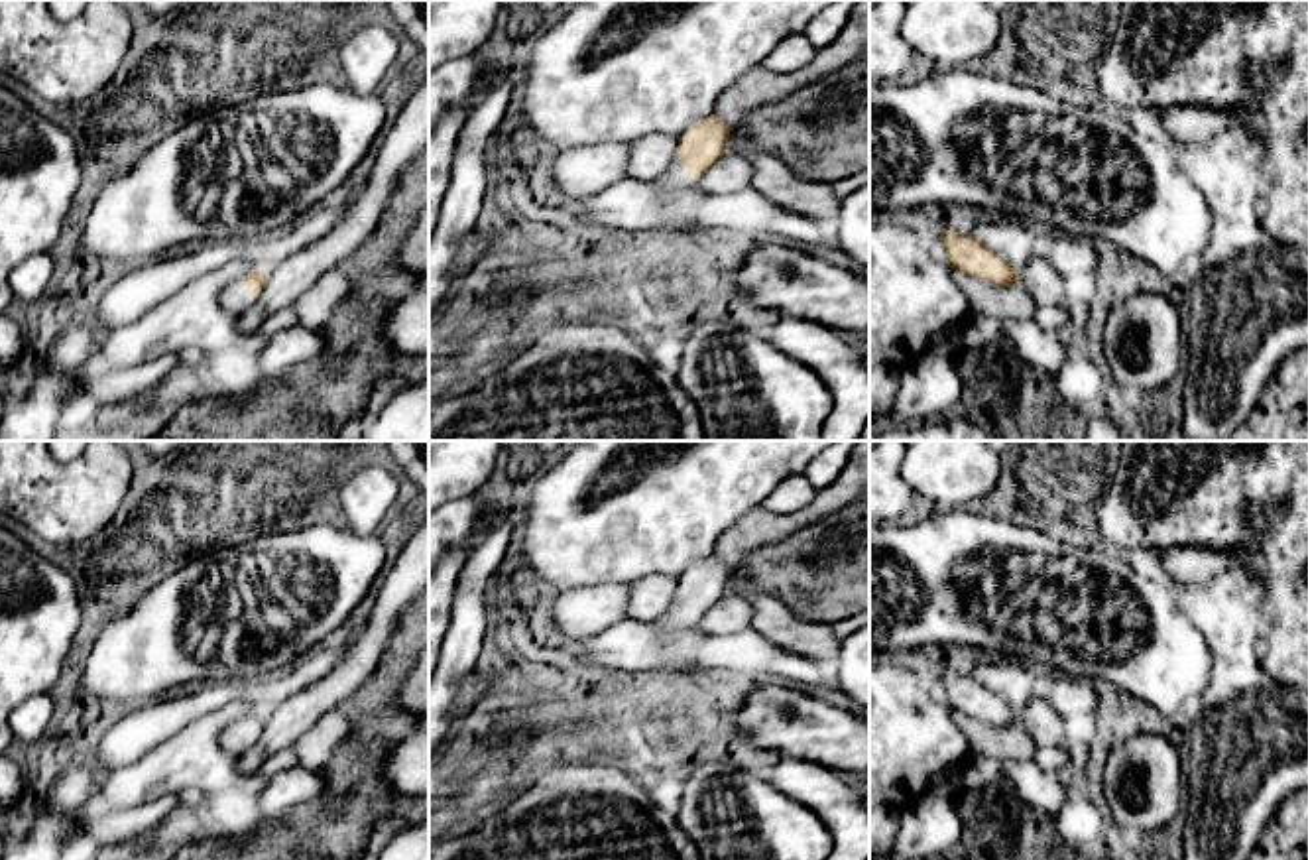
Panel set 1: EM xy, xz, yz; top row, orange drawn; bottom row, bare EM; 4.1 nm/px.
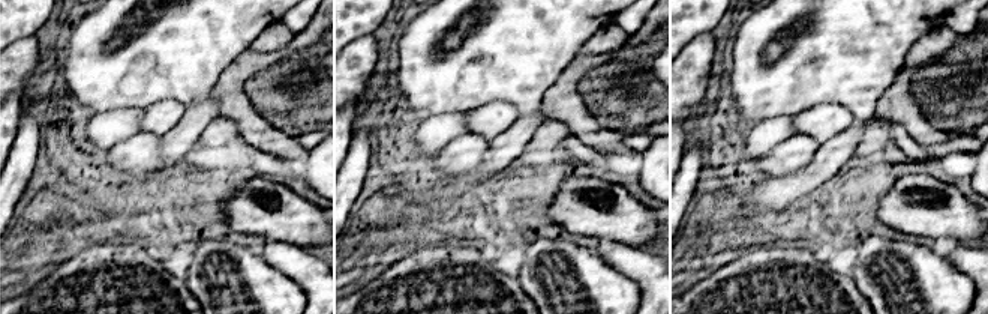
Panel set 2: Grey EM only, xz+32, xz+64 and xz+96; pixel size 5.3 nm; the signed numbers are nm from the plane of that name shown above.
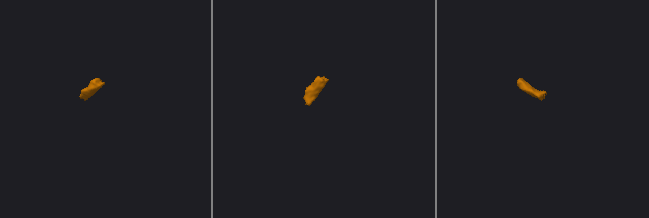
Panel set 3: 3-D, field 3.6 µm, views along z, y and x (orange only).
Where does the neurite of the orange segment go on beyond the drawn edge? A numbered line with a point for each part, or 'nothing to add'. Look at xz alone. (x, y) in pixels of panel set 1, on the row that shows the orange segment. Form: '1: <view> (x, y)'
1: xz (675, 178)

